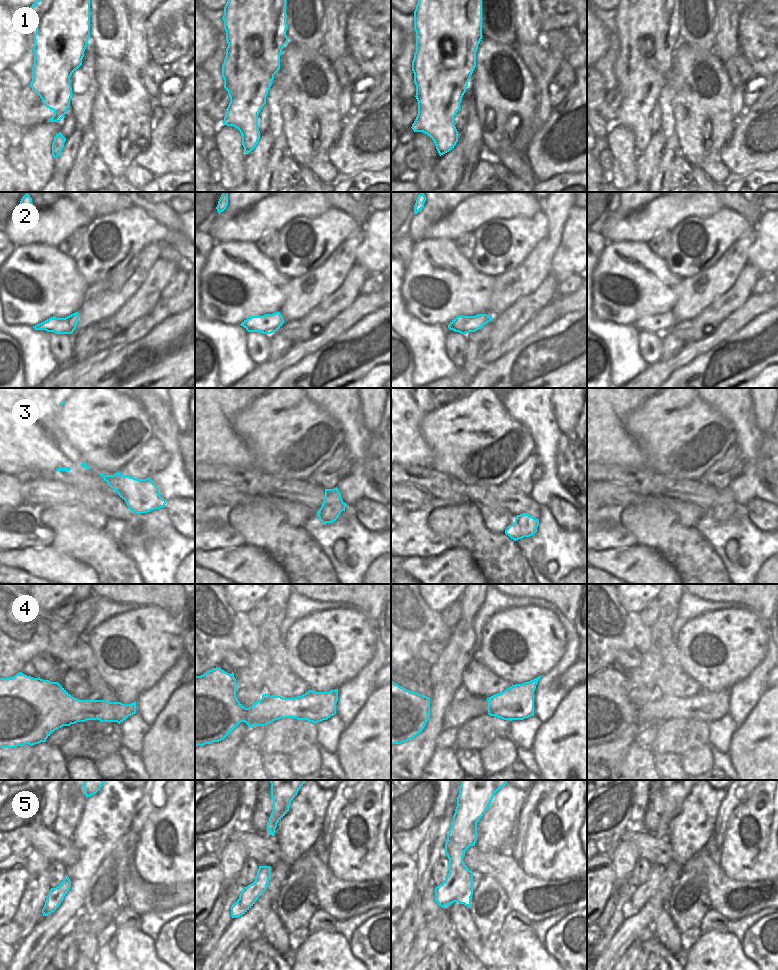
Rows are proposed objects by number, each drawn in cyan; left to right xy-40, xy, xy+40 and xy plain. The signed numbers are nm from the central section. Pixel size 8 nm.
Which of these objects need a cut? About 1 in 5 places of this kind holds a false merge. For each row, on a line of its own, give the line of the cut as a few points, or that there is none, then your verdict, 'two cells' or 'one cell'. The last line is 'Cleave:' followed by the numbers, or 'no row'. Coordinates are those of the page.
1: cut none; one cell
2: cut none; one cell
3: cut none; one cell
4: cut none; one cell
5: cut none; one cell
Cleave: no row

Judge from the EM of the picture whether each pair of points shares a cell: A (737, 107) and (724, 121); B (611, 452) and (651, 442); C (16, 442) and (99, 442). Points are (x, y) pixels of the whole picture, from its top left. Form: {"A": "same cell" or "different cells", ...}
{"A": "different cells", "B": "different cells", "C": "different cells"}

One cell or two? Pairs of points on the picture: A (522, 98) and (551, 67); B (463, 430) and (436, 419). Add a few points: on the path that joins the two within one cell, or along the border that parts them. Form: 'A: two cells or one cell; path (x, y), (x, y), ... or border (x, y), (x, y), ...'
A: two cells; border (533, 78), (533, 98), (536, 108)
B: one cell; path (456, 428), (445, 428), (443, 426)

